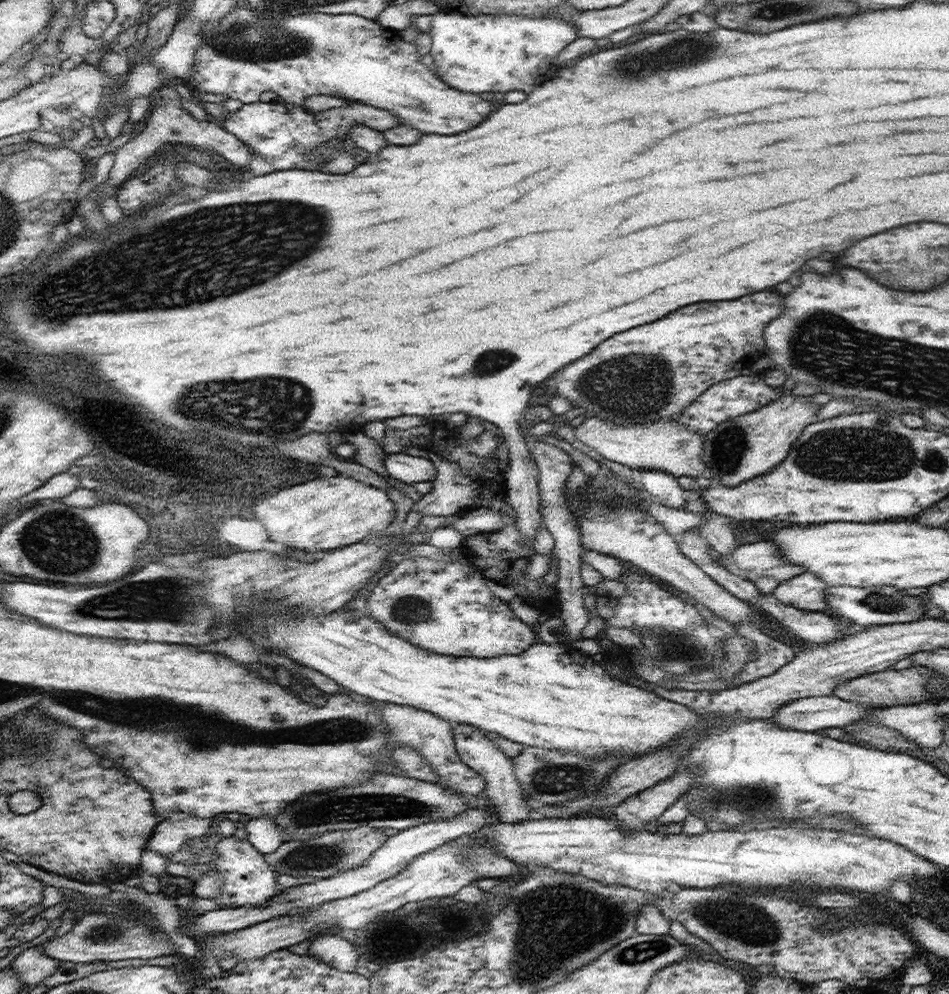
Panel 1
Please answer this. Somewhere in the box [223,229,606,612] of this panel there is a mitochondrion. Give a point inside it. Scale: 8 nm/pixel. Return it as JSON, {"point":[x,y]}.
{"point":[493,361]}

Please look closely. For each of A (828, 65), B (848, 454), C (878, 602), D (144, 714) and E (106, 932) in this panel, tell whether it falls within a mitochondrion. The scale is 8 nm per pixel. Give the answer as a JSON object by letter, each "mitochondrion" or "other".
{"A":"other","B":"mitochondrion","C":"mitochondrion","D":"mitochondrion","E":"mitochondrion"}

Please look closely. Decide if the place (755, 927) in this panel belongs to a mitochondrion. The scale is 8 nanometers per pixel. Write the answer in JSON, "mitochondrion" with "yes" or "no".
{"mitochondrion":"yes"}

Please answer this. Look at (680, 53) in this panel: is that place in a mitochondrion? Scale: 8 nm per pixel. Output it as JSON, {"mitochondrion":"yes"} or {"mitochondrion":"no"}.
{"mitochondrion":"yes"}

